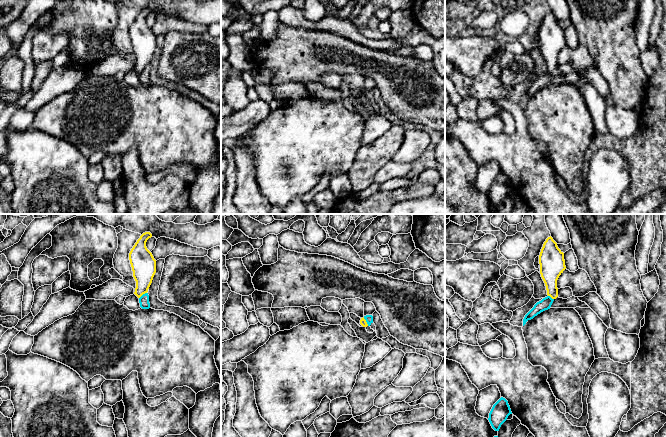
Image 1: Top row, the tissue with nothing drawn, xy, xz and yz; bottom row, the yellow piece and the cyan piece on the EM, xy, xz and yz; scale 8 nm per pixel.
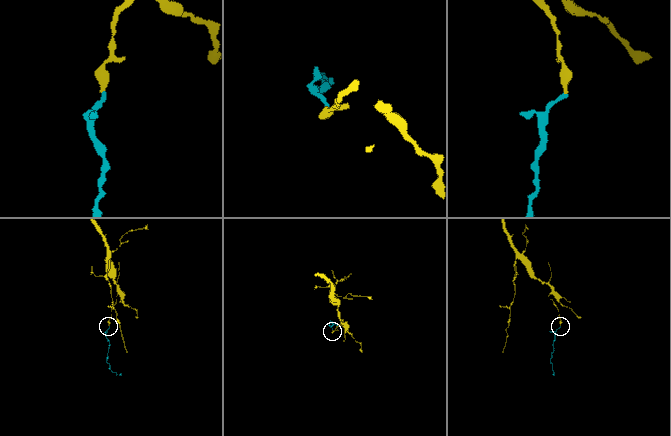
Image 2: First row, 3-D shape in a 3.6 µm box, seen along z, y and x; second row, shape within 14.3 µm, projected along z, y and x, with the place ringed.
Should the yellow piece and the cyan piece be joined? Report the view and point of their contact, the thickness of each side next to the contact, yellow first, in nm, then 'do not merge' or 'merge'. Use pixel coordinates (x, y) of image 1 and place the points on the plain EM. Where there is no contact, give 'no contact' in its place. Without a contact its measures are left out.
xy (142, 70) | 200/80 nm | do not merge

